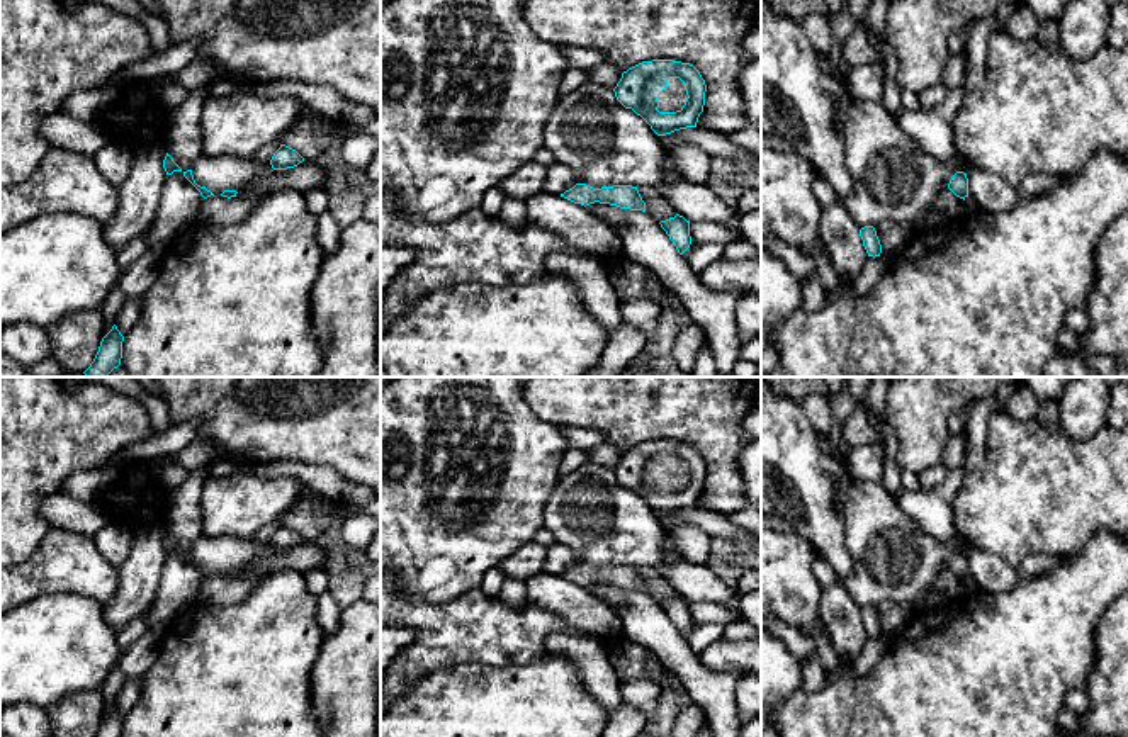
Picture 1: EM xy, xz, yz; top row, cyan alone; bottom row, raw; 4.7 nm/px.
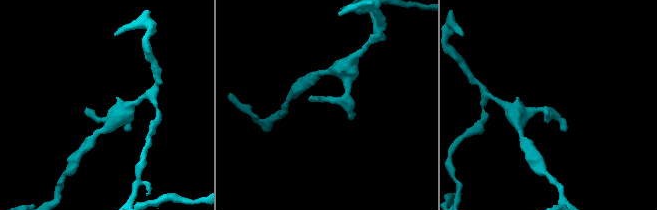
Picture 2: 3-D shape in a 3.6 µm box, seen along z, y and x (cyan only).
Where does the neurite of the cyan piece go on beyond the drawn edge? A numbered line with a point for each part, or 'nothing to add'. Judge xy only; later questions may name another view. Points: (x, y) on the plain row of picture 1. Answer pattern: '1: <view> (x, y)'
nothing to add

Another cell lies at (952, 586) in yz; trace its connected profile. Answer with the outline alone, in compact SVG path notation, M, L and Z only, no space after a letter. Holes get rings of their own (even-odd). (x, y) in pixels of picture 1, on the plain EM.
M948 565L939 569L934 586L943 591L948 601L968 593L965 581L956 577Z

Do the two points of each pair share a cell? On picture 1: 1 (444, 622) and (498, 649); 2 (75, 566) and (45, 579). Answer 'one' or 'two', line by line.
1: one
2: one

